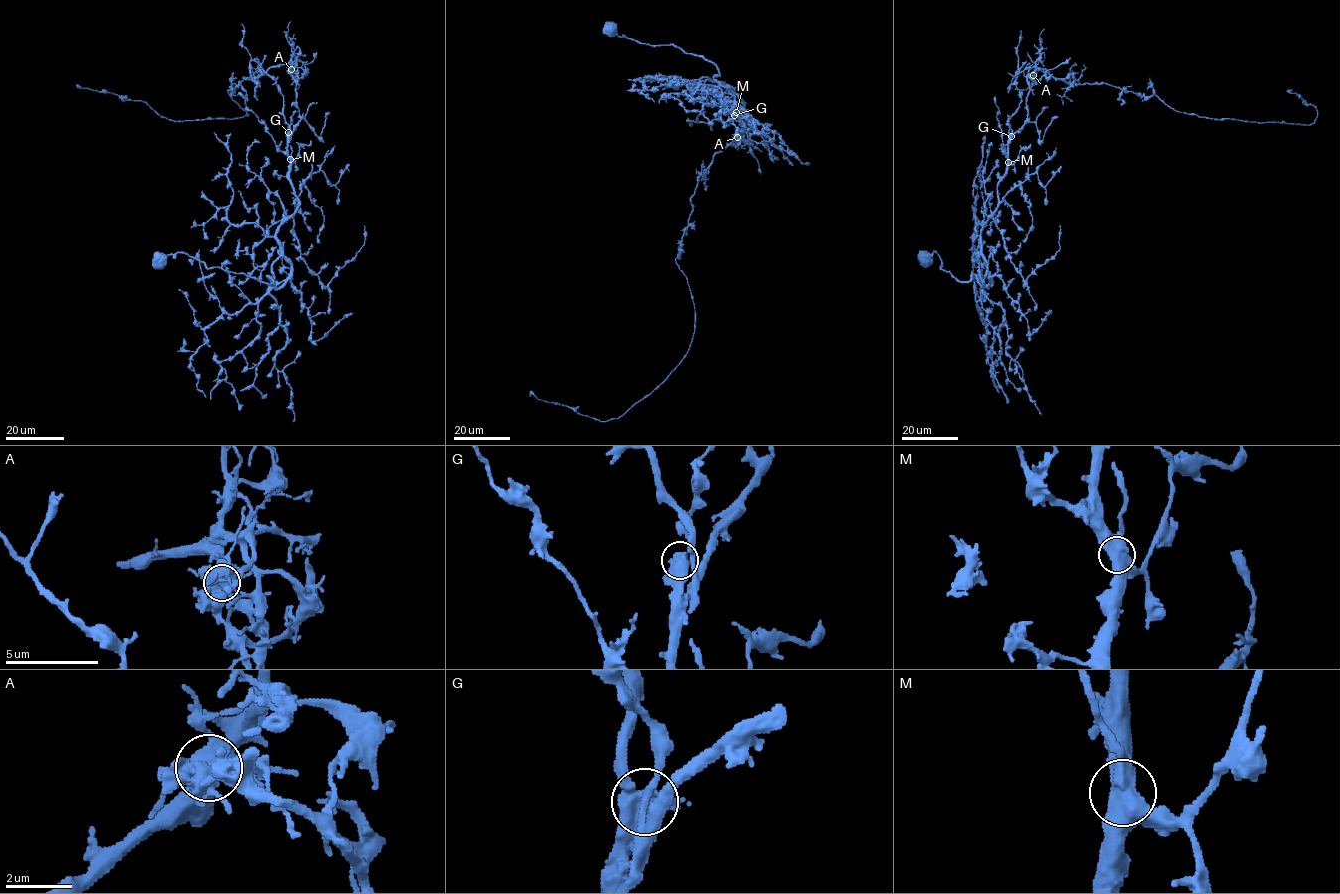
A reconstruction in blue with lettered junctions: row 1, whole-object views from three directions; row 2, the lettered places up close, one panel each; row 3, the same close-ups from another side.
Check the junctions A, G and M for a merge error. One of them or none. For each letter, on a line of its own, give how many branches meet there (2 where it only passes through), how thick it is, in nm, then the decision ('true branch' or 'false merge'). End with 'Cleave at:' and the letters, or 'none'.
A: 10 branches meet; 550 nm thick; false merge
G: 5 branches meet; 480 nm thick; true branch
M: 4 branches meet; 550 nm thick; true branch
Cleave at: A

